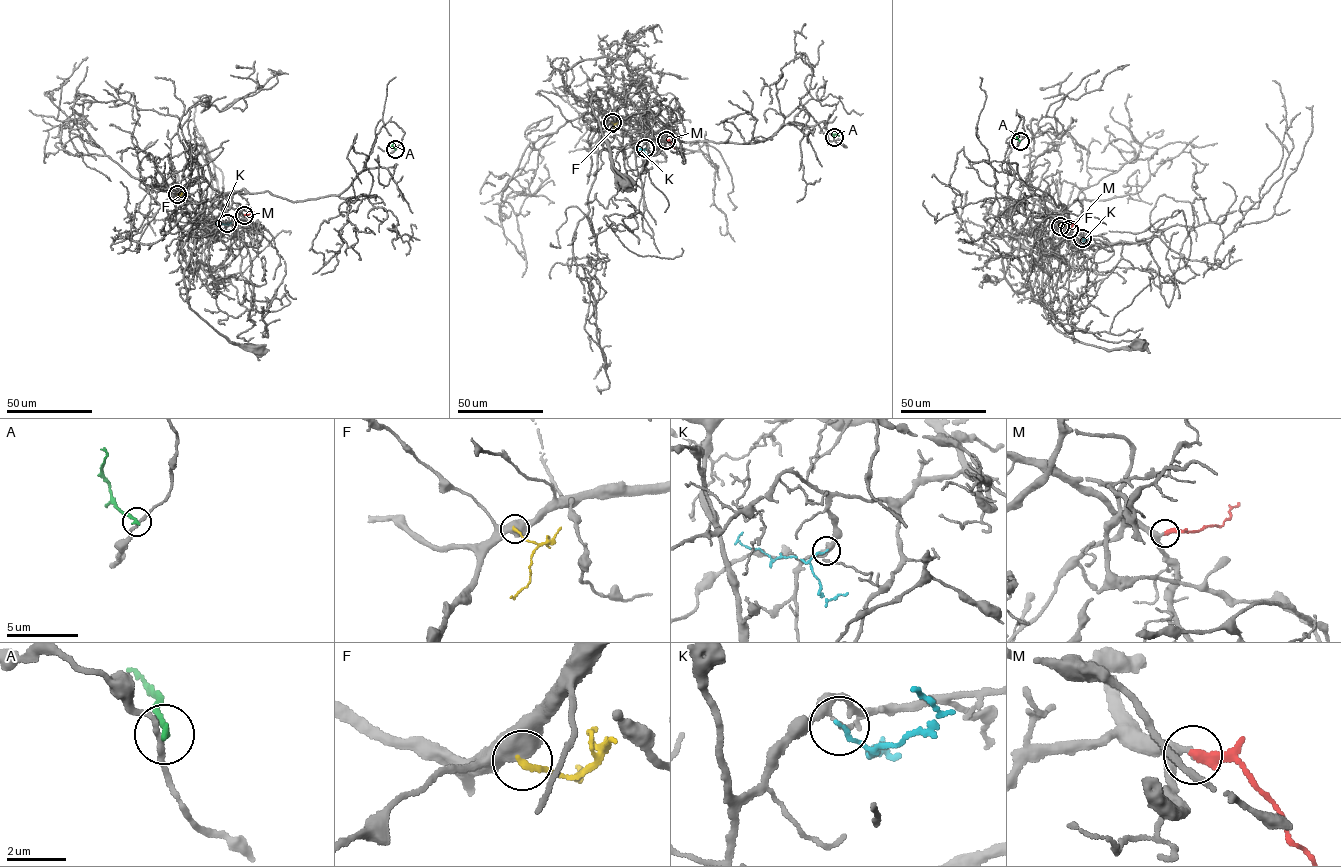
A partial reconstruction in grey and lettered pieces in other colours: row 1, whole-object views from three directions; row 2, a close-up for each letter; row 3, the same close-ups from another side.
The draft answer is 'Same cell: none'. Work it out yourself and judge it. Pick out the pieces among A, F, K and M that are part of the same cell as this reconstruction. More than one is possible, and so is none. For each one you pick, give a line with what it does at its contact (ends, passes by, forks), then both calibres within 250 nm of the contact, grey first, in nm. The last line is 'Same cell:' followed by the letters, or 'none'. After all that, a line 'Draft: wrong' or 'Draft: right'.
M: It ends there. Thickness 240 nm (grey) against 380 nm
Same cell: M
Draft: wrong

